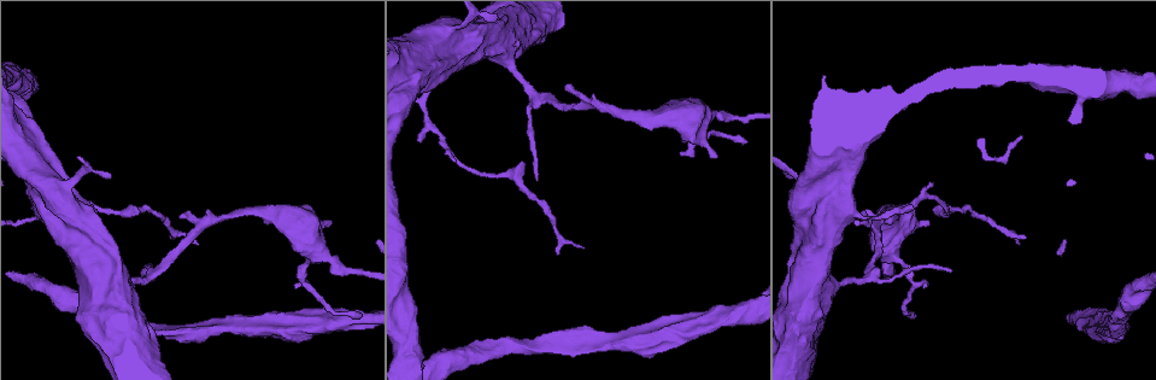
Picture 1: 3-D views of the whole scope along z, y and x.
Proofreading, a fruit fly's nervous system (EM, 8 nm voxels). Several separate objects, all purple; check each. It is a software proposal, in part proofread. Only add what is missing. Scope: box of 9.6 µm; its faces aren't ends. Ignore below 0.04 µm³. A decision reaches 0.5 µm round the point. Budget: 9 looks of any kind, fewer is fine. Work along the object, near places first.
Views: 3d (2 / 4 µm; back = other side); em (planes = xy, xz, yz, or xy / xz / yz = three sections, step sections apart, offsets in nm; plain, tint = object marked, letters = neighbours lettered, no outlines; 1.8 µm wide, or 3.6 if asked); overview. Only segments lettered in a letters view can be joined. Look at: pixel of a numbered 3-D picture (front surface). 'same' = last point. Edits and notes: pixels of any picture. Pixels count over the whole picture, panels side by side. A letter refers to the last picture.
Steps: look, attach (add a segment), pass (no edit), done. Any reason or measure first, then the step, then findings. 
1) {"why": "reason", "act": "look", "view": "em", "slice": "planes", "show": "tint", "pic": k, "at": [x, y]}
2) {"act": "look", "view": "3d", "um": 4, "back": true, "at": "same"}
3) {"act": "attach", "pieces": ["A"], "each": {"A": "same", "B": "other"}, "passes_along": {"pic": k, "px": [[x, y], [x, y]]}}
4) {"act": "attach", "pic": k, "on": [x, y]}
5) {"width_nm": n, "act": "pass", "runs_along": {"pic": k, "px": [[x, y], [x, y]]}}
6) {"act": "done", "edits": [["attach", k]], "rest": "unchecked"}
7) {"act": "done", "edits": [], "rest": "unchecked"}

{"why": "branch stops here", "act": "look", "view": "em", "slice": "planes", "show": "plain", "pic": 1, "at": [949, 271]}

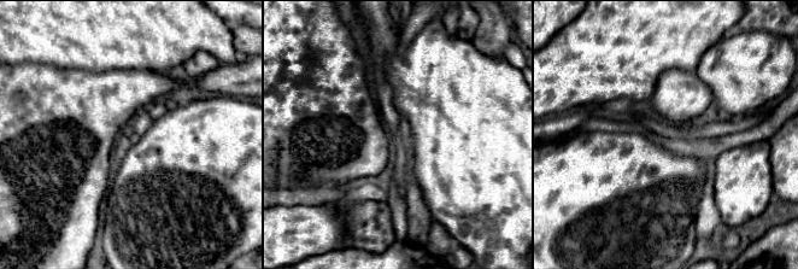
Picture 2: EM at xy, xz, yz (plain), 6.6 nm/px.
{"why": "see the neighbours", "act": "look", "view": "em", "slice": "planes", "show": "letters", "at": "same"}

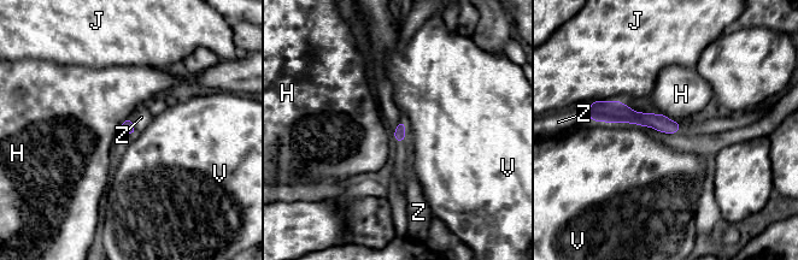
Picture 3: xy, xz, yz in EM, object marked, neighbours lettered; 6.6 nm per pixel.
{"act": "pass", "each": {"H": "other", "J": "other", "V": "other", "Z": "other"}, "runs_along": {"pic": 3, "px": [[598, 113], [623, 113], [676, 128]]}, "found": "no lettered segment goes on from it"}

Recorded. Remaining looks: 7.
{"why": "end of a long branch", "act": "look", "view": "em", "um": 3.6, "slice": "planes", "show": "letters", "pic": 1, "at": [196, 243]}

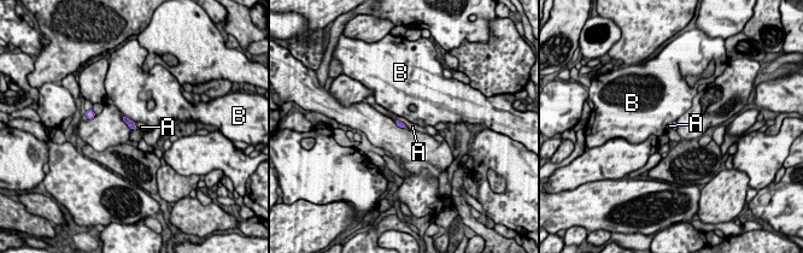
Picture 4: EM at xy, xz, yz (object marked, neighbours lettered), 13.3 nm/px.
{"act": "pass", "each": {"A": "other", "B": "other"}, "border": {"pic": 4, "px": [[398, 119], [406, 127]]}, "found": "no lettered segment goes on from it"}

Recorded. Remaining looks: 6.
{"why": "thin neck", "act": "look", "view": "3d", "um": 4, "pic": 1, "at": [838, 213]}

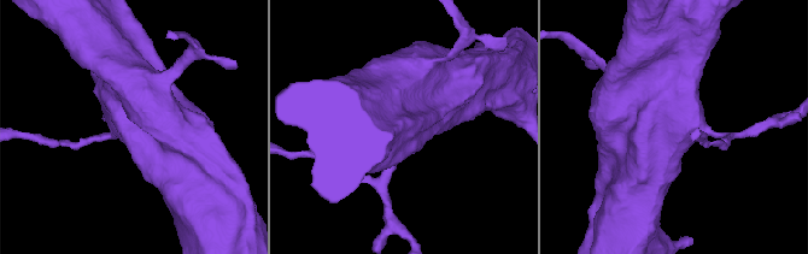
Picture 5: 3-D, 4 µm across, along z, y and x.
{"why": "shape alone is not enough", "act": "look", "view": "em", "um": 3.6, "slice": "planes", "show": "letters", "pic": 5, "at": [673, 125]}

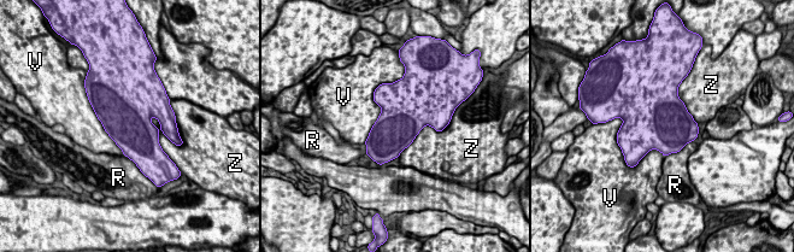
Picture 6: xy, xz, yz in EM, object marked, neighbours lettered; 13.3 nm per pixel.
{"act": "pass", "each": {"R": "other", "V": "other", "Z": "other"}, "border": {"pic": 6, "px": [[375, 89], [381, 112], [364, 142]]}, "found": "none of them fits"}

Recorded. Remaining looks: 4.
{"why": "an open end", "act": "look", "view": "em", "slice": "xz", "step": 4, "show": "plain", "pic": 1, "at": [183, 219]}

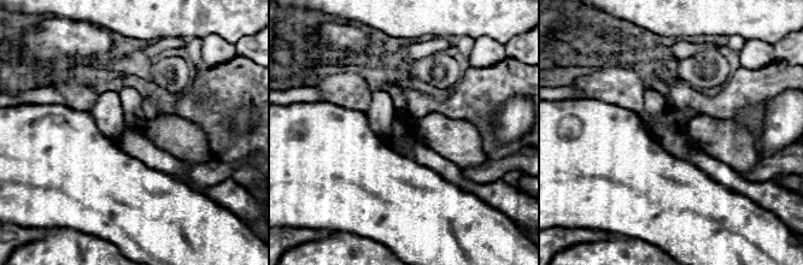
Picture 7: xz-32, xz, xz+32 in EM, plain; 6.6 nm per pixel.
{"act": "look", "view": "em", "slice": "xz", "step": 4, "show": "letters", "at": "same"}

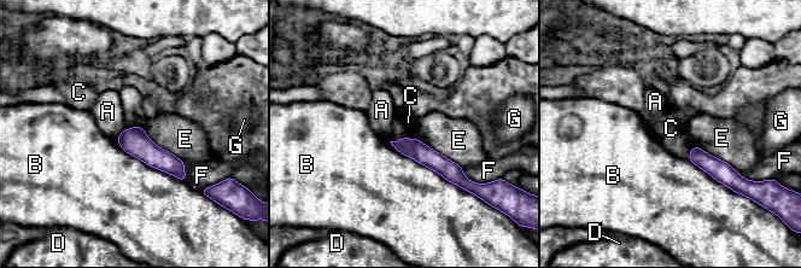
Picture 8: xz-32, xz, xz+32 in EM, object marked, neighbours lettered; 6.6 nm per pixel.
{"act": "pass", "each": {"A": "other", "B": "other", "C": "other", "D": "other", "E": "other", "F": "other", "G": "other"}, "border": {"pic": 8, "px": [[415, 138], [399, 138], [390, 141]]}, "found": "none of them fits"}

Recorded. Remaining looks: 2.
{"act": "done", "edits": [], "rest": "unchecked"}

